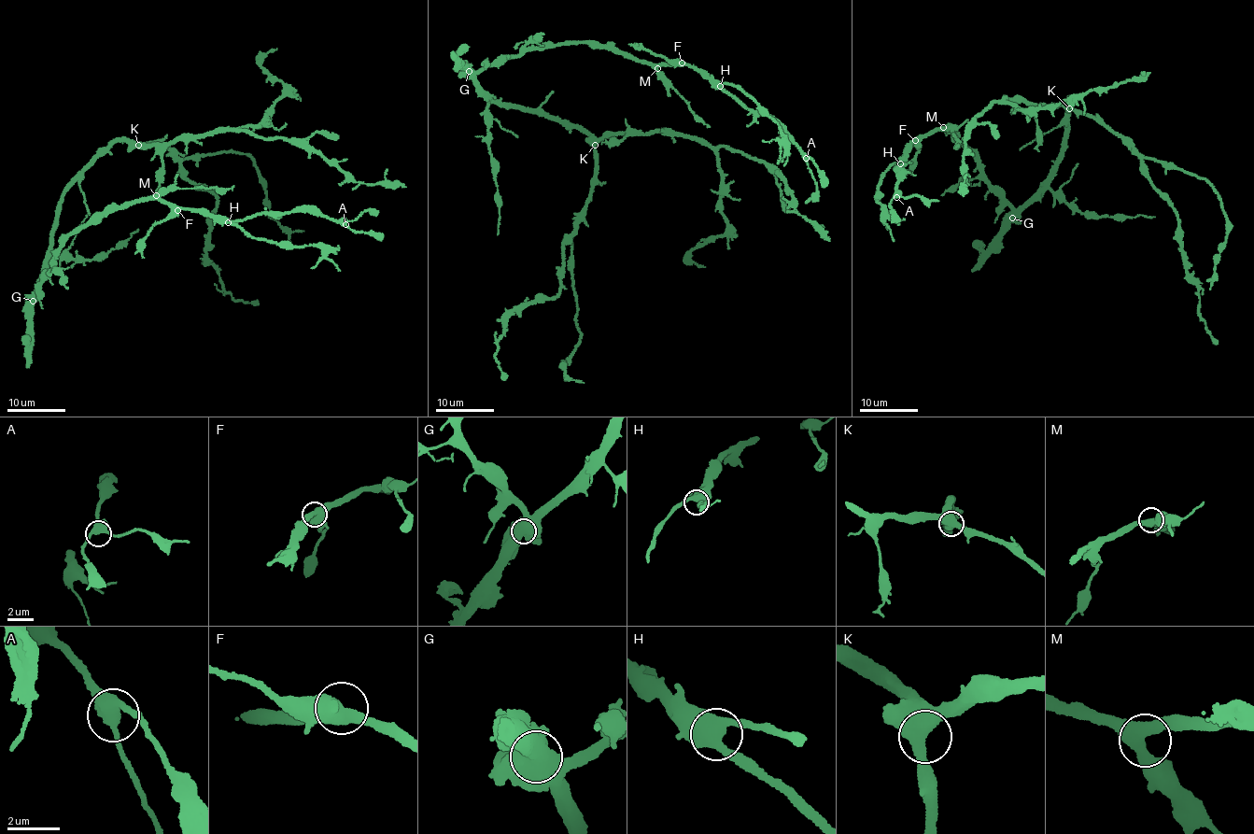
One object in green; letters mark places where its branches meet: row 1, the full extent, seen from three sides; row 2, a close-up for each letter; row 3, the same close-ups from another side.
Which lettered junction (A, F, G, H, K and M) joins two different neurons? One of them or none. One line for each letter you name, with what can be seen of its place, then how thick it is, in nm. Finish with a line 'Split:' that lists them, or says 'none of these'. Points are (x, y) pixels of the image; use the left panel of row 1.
Split: none of these

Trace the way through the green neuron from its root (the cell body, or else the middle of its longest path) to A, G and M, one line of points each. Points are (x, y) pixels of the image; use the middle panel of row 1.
A: (480, 90), (476, 73), (525, 50), (595, 43), (640, 62), (702, 69), (746, 107), (775, 118), (806, 158)
G: (480, 90), (469, 71)
M: (480, 90), (474, 75), (484, 68), (500, 65), (525, 50), (557, 45), (595, 43), (657, 68)

